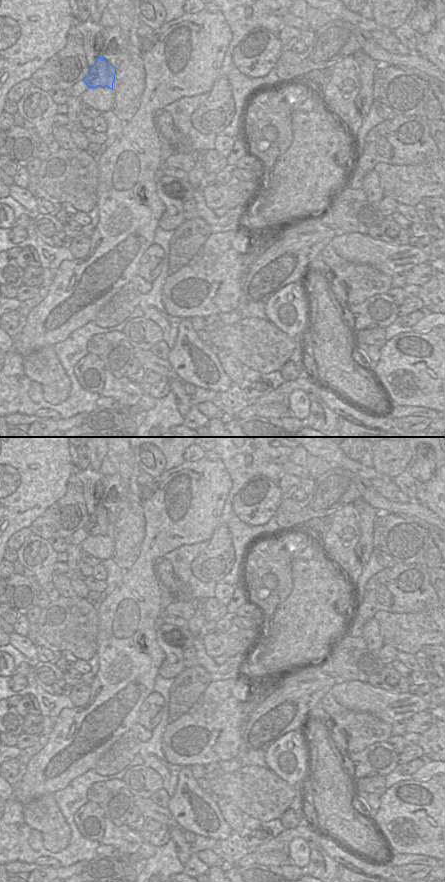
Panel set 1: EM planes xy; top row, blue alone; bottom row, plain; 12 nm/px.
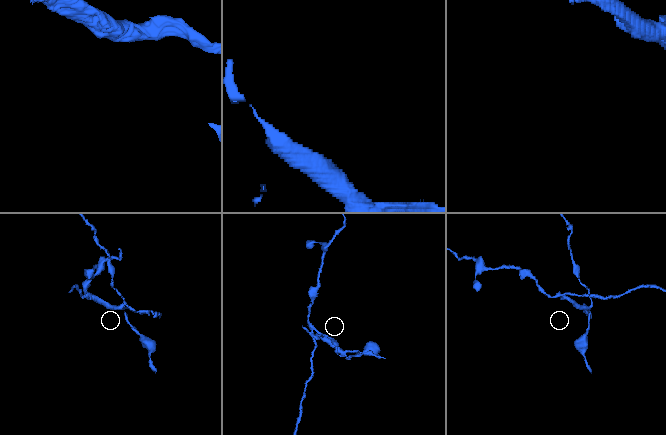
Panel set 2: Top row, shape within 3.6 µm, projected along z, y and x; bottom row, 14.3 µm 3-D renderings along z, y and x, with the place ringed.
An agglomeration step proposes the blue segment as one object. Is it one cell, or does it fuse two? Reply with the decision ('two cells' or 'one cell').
two cells

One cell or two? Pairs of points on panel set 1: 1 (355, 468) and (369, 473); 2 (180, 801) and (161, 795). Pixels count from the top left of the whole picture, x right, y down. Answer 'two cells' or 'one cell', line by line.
1: one cell
2: two cells

